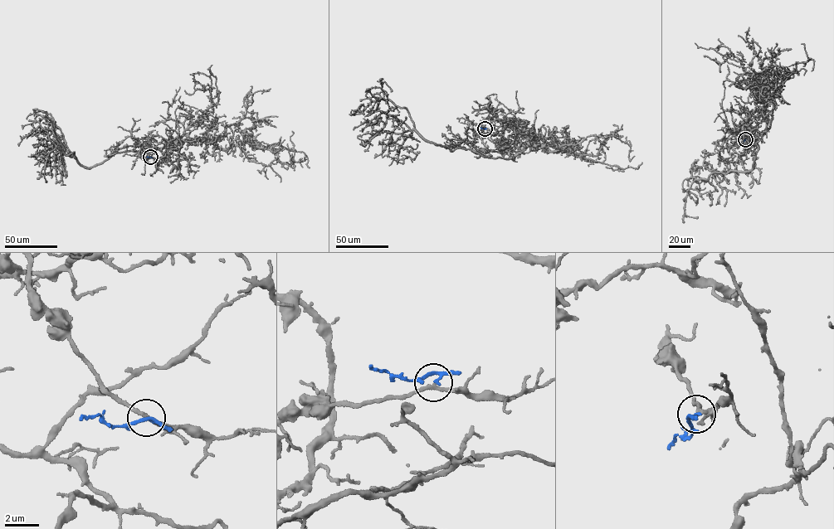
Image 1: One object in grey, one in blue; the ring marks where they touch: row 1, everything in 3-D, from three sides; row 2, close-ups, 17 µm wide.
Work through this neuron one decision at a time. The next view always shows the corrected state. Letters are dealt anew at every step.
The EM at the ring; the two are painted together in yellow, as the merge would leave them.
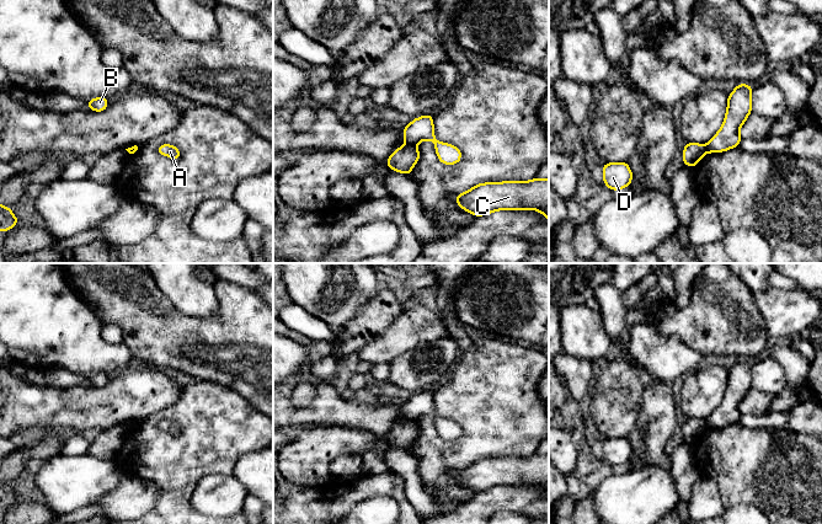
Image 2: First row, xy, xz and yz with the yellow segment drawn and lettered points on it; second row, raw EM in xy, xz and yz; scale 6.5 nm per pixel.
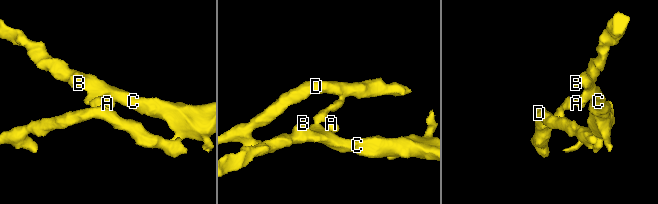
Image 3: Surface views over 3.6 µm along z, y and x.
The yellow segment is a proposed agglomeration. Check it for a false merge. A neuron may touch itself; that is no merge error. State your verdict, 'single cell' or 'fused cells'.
fused cells

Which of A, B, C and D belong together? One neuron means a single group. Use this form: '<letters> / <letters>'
A D / B C

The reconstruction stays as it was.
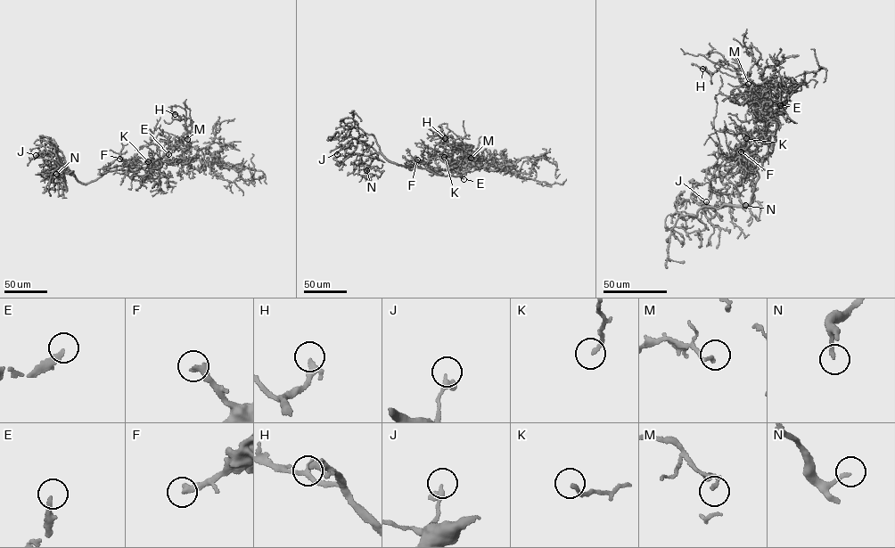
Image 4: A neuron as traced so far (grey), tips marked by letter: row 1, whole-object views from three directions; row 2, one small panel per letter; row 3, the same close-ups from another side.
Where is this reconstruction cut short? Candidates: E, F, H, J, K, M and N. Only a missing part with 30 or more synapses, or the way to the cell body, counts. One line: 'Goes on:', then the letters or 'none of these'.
Goes on: E, F

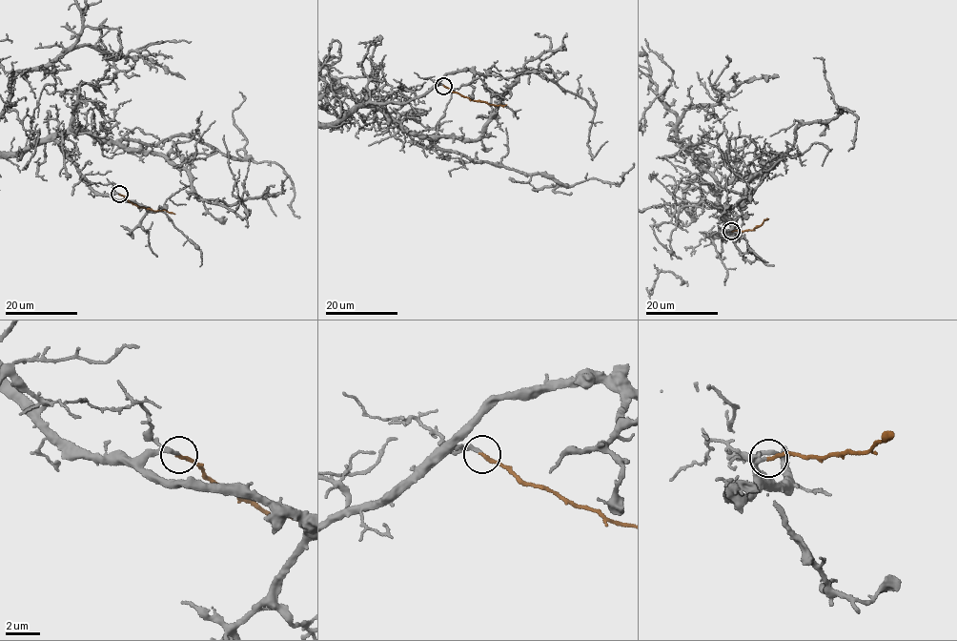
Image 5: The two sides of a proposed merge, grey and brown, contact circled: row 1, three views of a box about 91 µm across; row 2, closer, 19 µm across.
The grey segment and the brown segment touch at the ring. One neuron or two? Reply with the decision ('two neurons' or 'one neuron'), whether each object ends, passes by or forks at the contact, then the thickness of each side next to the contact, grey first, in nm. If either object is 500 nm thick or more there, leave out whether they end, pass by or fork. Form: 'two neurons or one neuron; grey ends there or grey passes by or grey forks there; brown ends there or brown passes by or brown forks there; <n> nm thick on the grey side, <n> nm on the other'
one neuron; grey ends there; brown ends there; 240 nm thick on the grey side, 220 nm on the other

